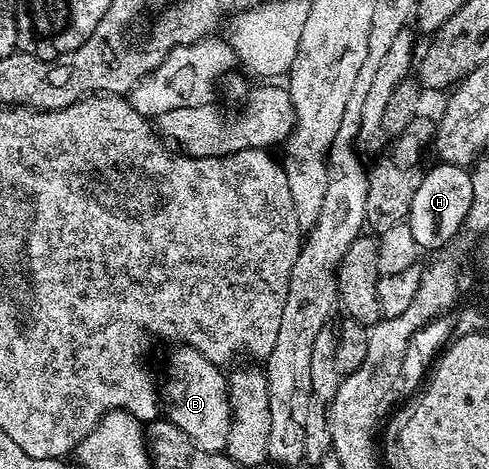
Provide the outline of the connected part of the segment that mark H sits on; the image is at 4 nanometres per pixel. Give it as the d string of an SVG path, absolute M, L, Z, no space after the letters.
M439 162L435 164L435 167L428 169L426 173L423 175L423 179L421 180L421 185L417 188L417 193L413 196L413 204L409 208L409 212L407 213L407 223L409 224L409 228L413 228L413 236L417 239L417 244L419 245L420 251L427 252L427 250L435 250L431 252L439 252L442 246L447 246L451 241L454 240L455 237L459 234L459 229L462 231L464 229L465 223L467 221L467 216L469 214L469 204L473 202L473 180L471 179L471 172L468 167L465 166L454 166L451 162Z

